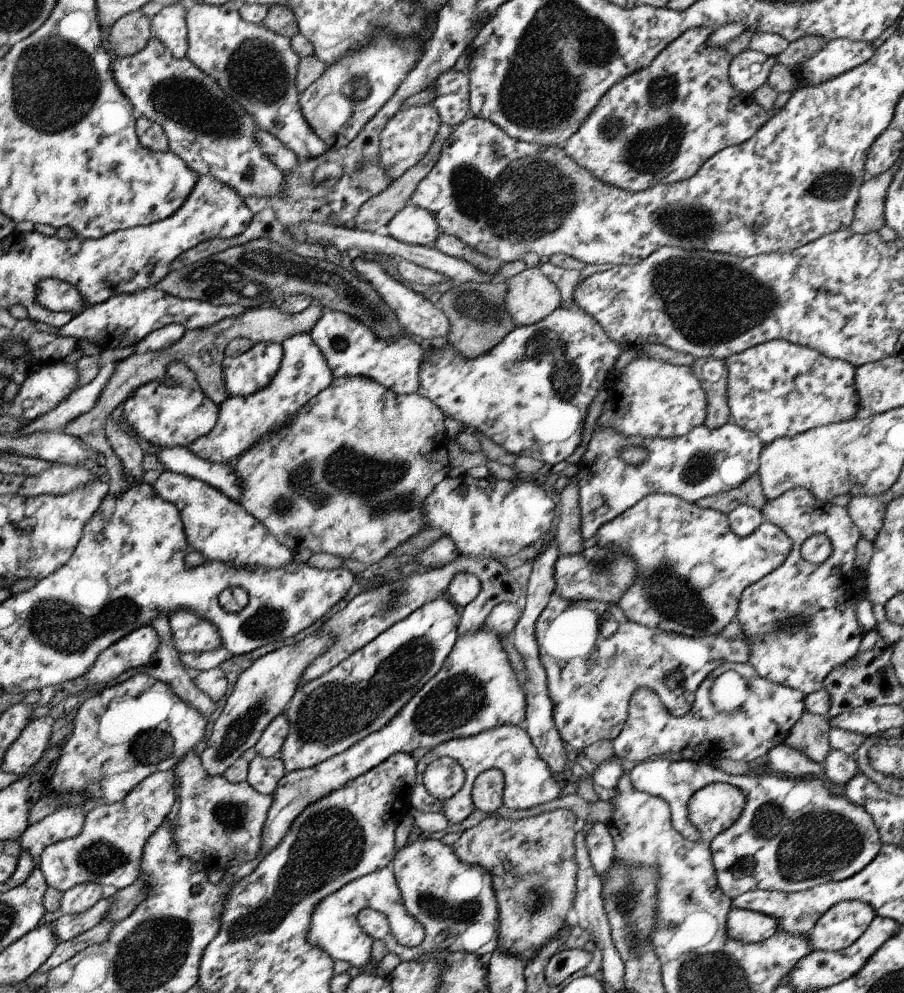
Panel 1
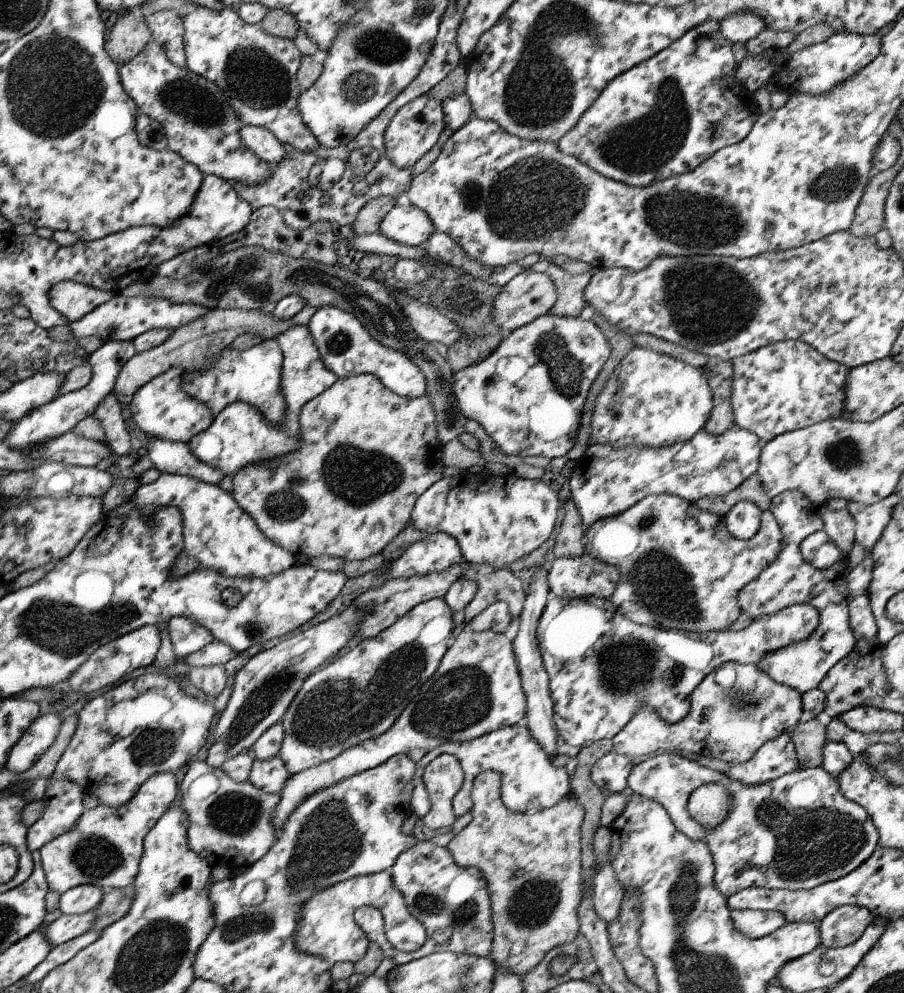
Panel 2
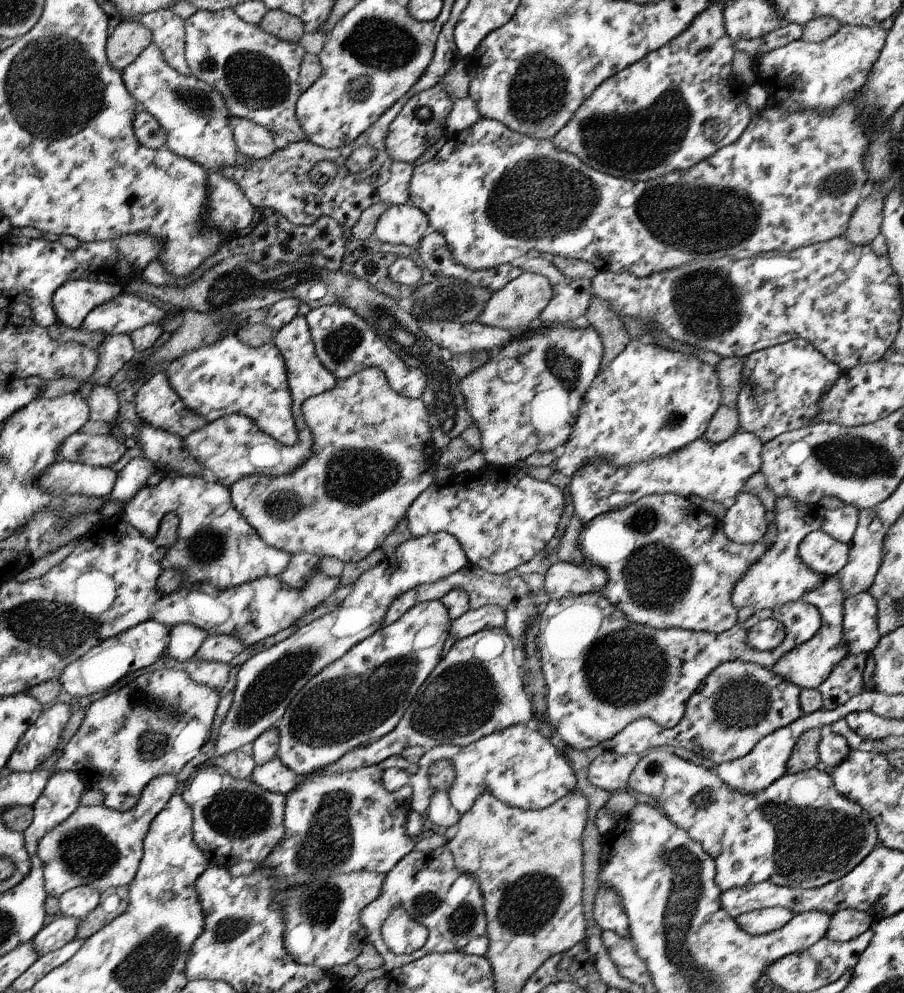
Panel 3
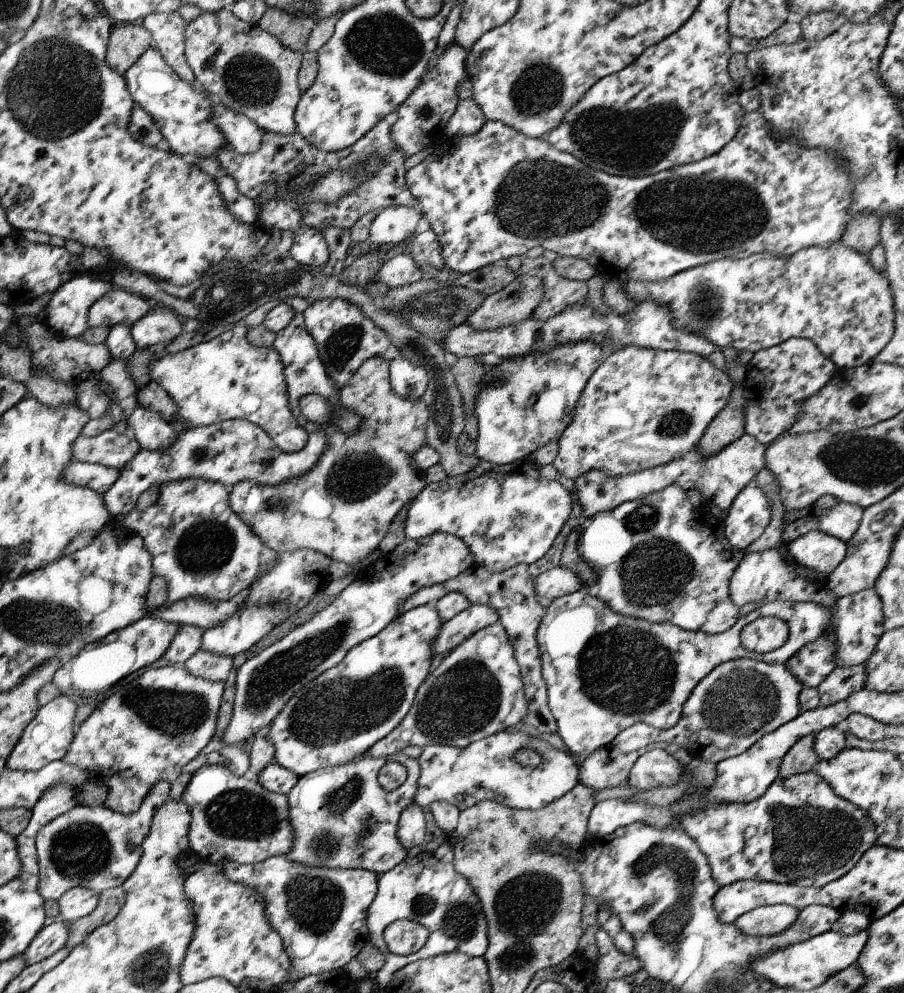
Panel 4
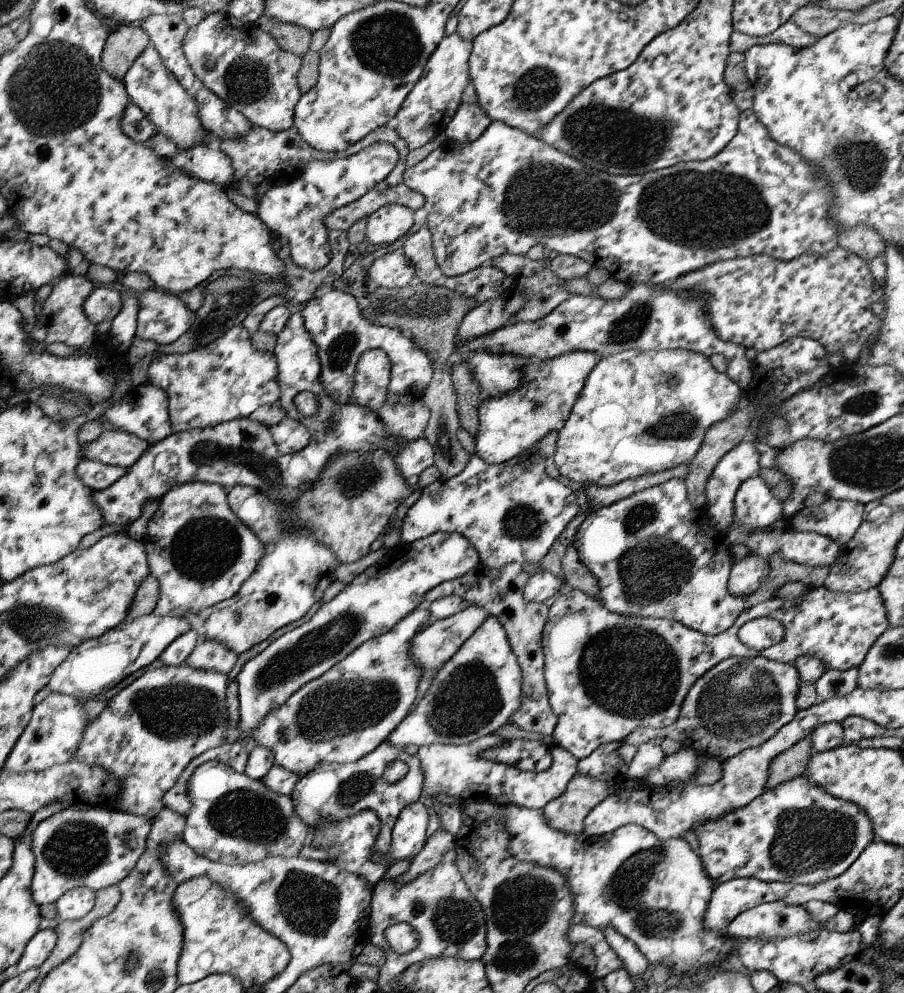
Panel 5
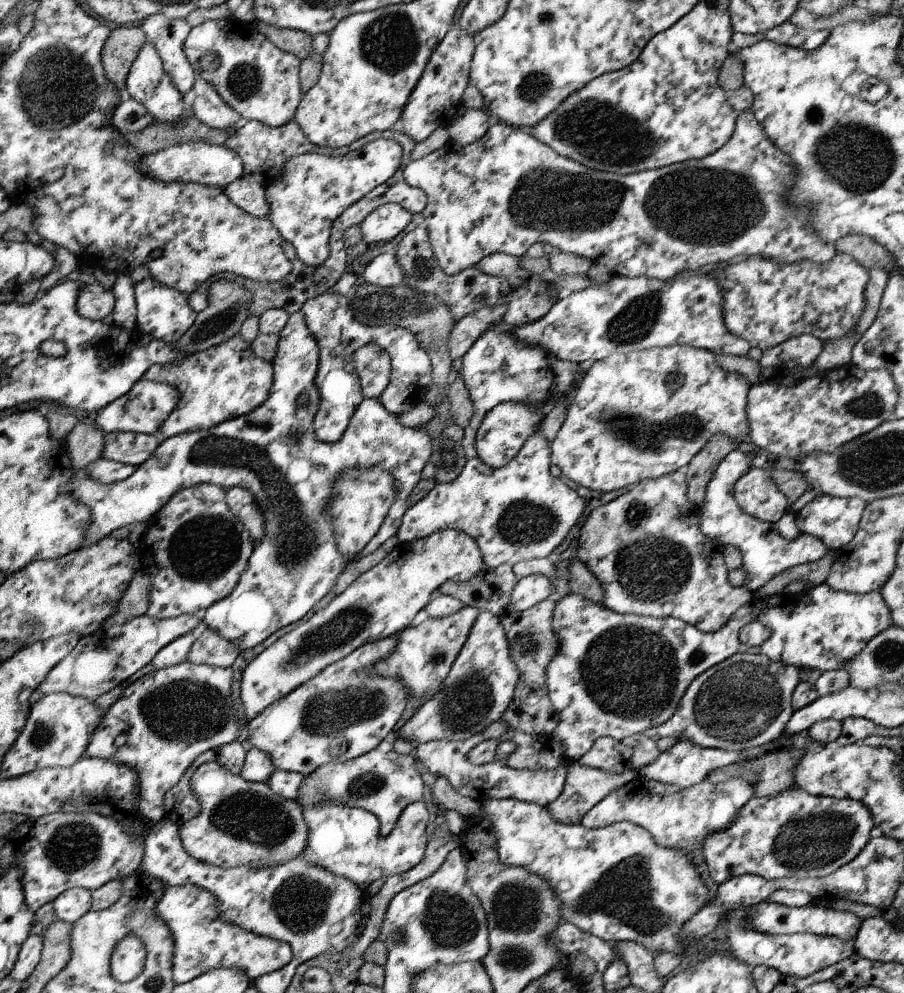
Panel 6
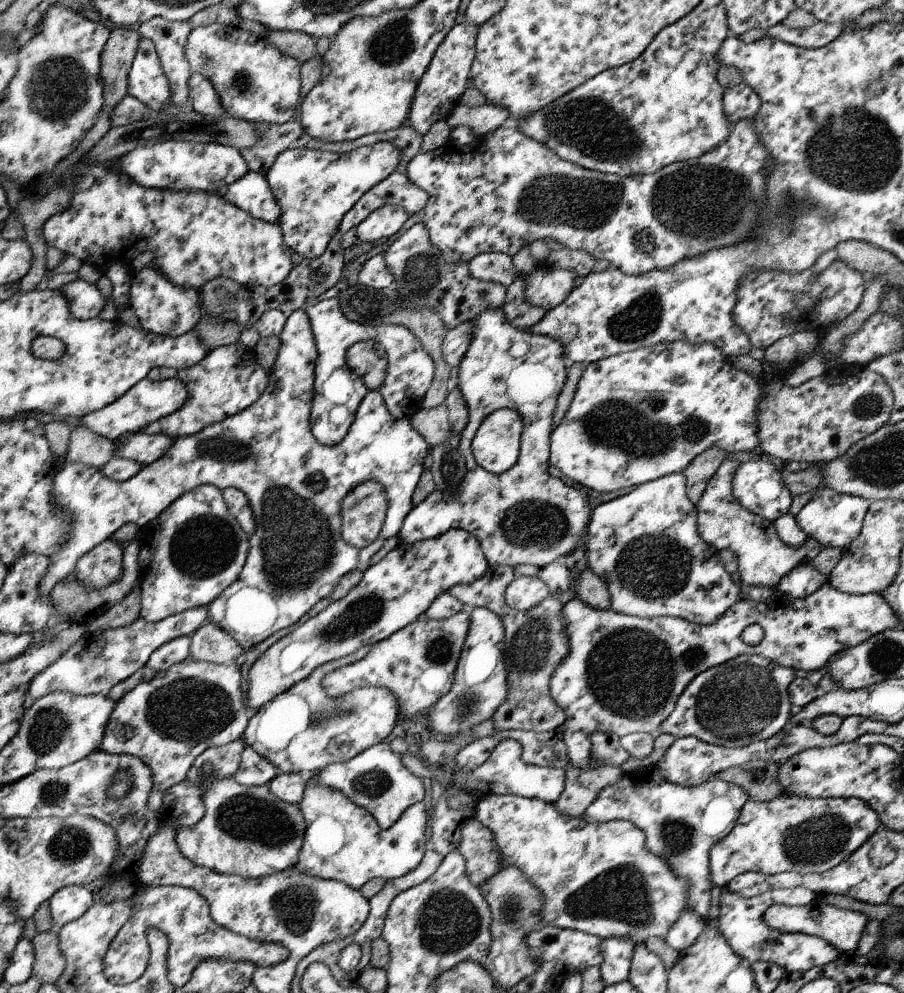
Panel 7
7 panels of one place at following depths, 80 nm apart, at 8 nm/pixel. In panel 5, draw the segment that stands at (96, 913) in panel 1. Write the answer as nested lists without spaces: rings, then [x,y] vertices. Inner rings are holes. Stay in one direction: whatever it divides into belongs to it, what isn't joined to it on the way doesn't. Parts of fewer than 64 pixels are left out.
[[[53,928],[36,932],[32,940],[27,944],[22,958],[14,966],[13,973],[23,973],[40,967],[46,958],[50,956],[50,952],[54,950],[57,938],[58,935]]]

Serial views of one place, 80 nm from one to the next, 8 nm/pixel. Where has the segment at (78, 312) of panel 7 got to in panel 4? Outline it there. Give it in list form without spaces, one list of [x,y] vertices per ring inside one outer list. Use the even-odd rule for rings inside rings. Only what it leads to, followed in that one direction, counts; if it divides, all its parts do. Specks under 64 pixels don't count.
[[[124,289],[110,290],[94,304],[87,316],[88,328],[138,323],[152,308],[151,301]]]

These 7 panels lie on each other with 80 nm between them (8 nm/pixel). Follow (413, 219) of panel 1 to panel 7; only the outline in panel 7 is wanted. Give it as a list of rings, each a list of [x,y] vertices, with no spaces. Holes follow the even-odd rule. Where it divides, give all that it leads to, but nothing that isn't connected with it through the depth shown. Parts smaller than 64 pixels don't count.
[[[384,205],[355,224],[358,240],[373,243],[394,236],[406,224],[409,214],[398,205]]]

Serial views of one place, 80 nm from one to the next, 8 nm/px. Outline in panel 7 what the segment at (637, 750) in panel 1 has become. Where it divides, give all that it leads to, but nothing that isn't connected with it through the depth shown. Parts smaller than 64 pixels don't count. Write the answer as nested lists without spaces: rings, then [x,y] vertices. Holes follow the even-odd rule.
[[[740,655],[709,668],[688,683],[688,692],[680,695],[680,704],[659,727],[675,739],[696,737],[711,745],[743,747],[768,740],[778,734],[792,719],[788,686],[799,673],[773,663],[760,655]]]

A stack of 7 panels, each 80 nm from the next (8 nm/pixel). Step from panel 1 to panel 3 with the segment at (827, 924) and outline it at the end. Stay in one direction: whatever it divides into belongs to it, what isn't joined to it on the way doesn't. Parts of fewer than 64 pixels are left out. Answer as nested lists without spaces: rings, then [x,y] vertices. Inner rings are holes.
[[[847,908],[831,915],[826,937],[837,943],[851,941],[871,928],[873,918],[864,911]]]

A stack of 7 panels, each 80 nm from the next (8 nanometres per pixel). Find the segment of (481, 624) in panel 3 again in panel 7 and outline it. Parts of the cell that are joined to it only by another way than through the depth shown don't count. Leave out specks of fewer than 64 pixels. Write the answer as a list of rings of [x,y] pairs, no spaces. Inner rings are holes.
[[[466,607],[447,619],[416,619],[402,631],[371,645],[369,653],[362,660],[327,674],[323,687],[332,698],[341,697],[363,686],[386,687],[398,697],[400,708],[403,708],[405,714],[402,718],[409,720],[418,714],[427,715],[455,682],[454,674],[470,626],[471,611]]]

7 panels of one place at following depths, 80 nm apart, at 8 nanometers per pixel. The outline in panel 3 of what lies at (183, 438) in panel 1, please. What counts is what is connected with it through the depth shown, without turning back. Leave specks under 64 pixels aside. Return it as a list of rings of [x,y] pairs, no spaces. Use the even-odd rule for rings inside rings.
[[[158,371],[152,377],[146,379],[140,388],[138,388],[134,402],[135,412],[139,417],[140,423],[151,425],[155,429],[167,430],[181,439],[210,423],[207,417],[194,412],[183,403],[183,399],[179,396],[179,393],[171,387],[170,377],[162,371]]]

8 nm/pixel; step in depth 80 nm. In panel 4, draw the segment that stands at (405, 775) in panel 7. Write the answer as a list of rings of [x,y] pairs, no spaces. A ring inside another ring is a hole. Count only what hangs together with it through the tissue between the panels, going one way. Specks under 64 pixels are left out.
[[[400,752],[394,756],[360,758],[351,763],[326,767],[299,777],[299,782],[287,794],[288,820],[294,829],[294,842],[285,854],[293,863],[303,867],[320,867],[327,869],[364,869],[380,874],[391,871],[397,864],[407,858],[408,851],[401,843],[399,836],[402,814],[415,802],[415,794],[419,788],[419,776],[422,765],[417,759],[411,759]],[[396,760],[406,766],[407,779],[396,790],[386,791],[378,783],[380,768]]]

